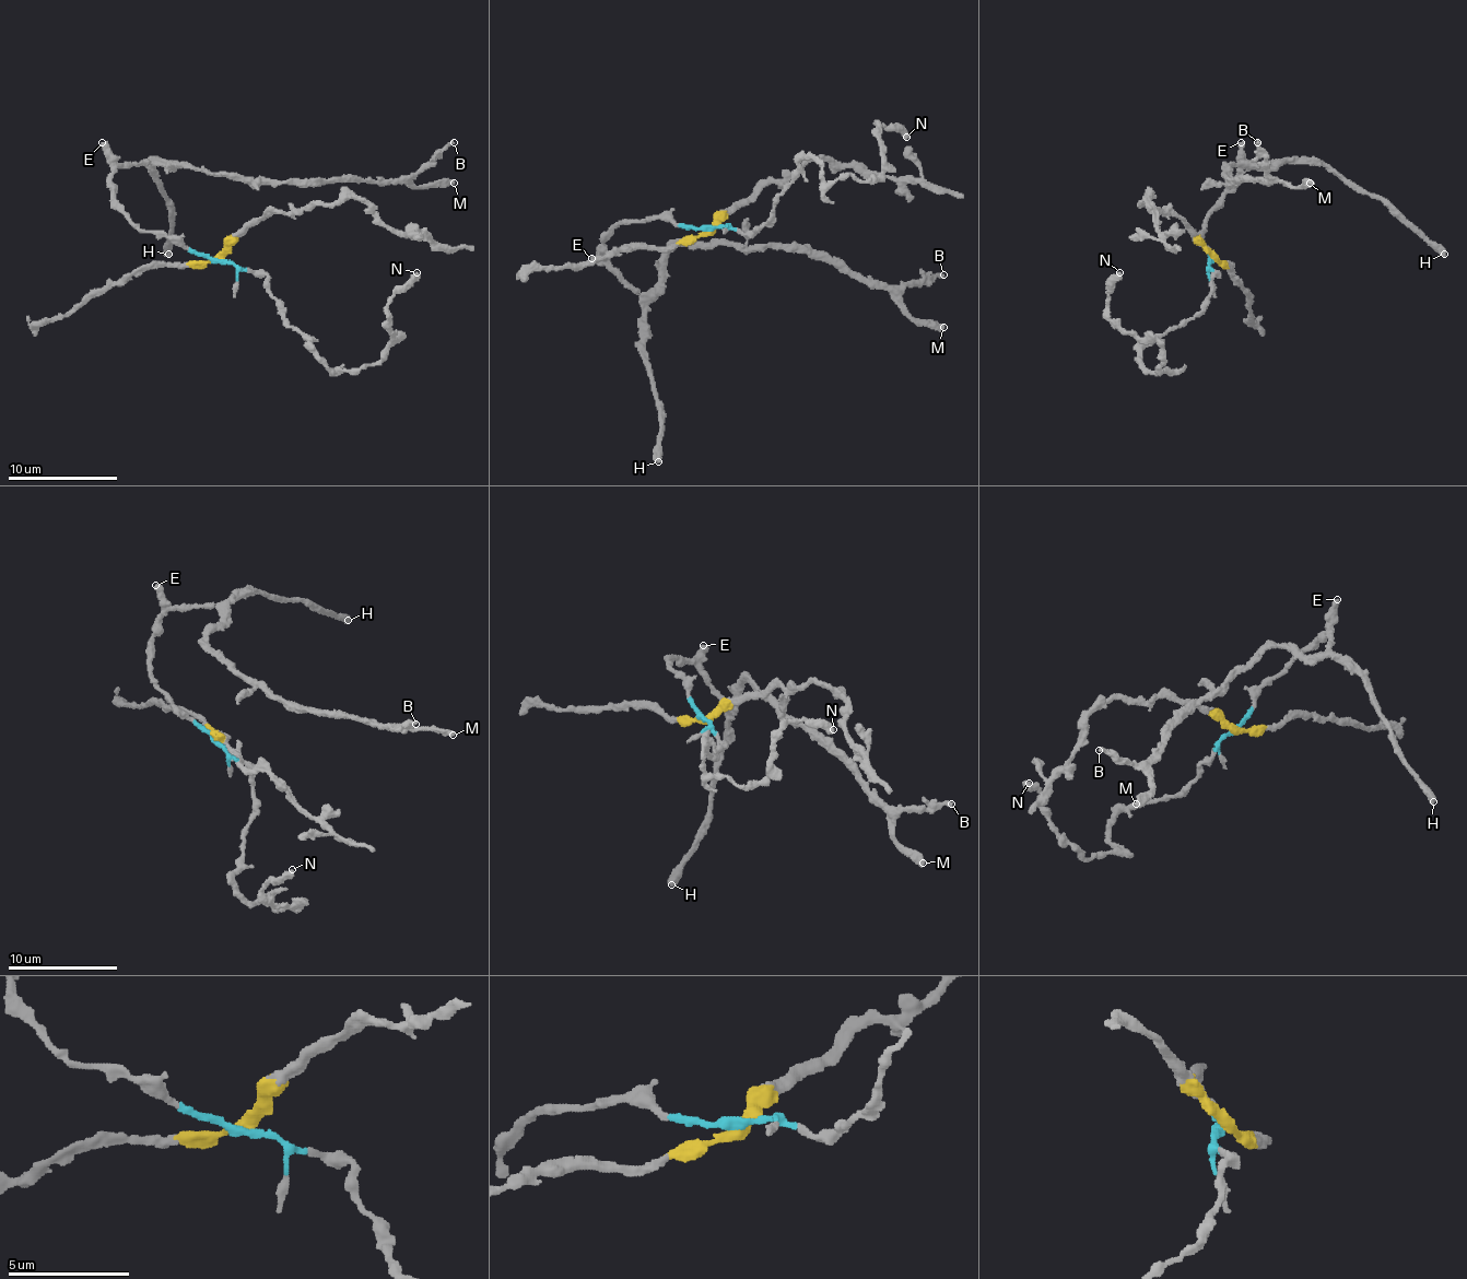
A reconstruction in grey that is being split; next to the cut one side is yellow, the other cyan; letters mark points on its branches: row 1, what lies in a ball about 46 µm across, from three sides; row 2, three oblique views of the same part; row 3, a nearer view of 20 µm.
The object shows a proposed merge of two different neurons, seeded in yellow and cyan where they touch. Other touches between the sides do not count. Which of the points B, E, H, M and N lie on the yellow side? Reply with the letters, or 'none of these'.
none of these

